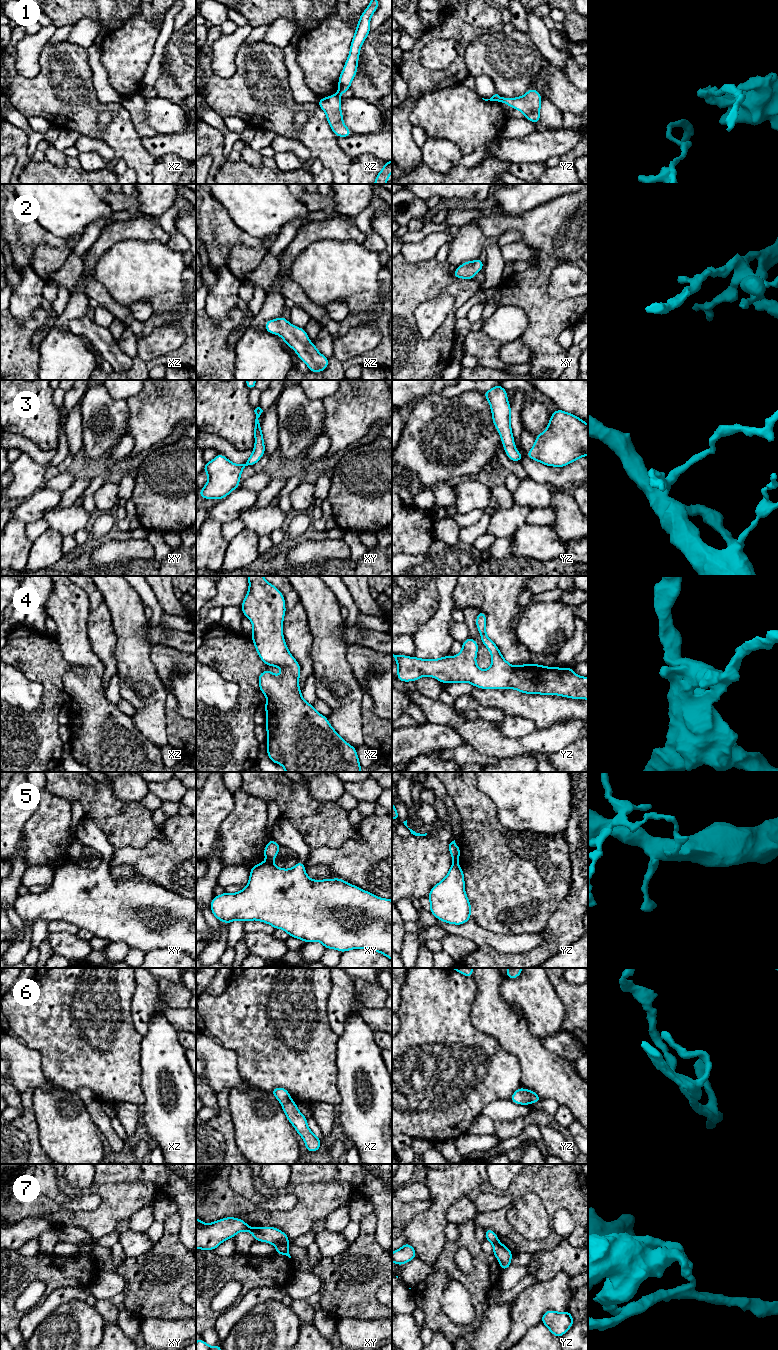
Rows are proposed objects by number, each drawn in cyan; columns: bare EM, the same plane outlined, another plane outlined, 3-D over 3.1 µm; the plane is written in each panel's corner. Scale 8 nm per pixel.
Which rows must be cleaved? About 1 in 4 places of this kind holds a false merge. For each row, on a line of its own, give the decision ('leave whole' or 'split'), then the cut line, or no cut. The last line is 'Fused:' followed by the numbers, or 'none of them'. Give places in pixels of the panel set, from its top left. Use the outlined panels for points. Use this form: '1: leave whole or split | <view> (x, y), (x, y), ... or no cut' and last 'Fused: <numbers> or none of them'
1: split | yz (500, 97), (498, 101)
2: leave whole | no cut
3: leave whole | no cut
4: leave whole | no cut
5: split | yz (453, 861), (457, 862)
6: split | yz (527, 1090), (530, 1102)
7: split | xy (288, 1242), (276, 1246)
Fused: 1, 5, 6, 7

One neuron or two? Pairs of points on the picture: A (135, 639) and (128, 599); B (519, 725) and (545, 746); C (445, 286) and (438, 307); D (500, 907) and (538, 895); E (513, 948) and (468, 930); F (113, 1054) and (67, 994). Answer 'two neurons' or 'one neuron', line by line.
A: one neuron
B: two neurons
C: two neurons
D: one neuron
E: one neuron
F: one neuron

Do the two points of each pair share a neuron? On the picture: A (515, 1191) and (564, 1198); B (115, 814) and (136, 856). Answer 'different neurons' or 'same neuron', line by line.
A: same neuron
B: different neurons

